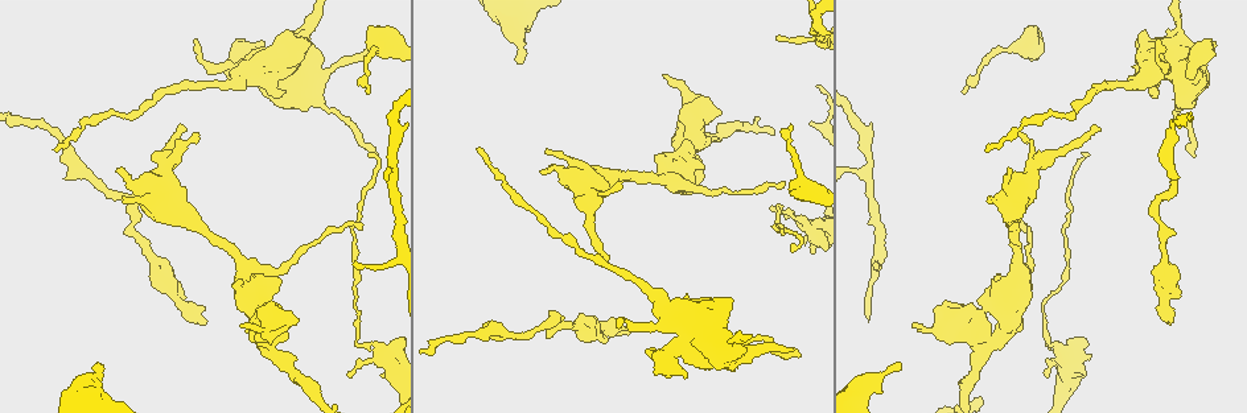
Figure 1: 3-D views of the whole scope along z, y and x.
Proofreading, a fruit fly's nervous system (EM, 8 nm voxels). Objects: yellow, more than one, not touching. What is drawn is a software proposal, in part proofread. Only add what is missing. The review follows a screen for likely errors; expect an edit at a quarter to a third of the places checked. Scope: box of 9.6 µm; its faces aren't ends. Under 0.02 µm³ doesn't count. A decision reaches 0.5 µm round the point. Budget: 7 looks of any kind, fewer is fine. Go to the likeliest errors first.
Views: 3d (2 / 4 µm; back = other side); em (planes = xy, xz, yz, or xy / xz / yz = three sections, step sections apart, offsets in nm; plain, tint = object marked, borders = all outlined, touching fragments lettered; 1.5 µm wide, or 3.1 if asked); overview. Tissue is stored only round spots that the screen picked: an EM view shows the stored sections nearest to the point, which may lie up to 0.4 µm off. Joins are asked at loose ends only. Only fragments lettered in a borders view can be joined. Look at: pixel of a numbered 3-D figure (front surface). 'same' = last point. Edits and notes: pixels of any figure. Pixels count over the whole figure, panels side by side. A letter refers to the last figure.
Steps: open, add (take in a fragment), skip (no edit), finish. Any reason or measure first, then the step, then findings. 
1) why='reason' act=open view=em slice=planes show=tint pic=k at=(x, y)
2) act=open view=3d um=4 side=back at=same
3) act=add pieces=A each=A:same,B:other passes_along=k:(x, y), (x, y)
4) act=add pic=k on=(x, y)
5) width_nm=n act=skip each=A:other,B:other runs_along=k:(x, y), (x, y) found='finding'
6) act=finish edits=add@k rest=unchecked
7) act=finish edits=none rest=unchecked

why='an open end' act=open view=em slice=xy step=4 show=plain pic=1 at=(663, 75)

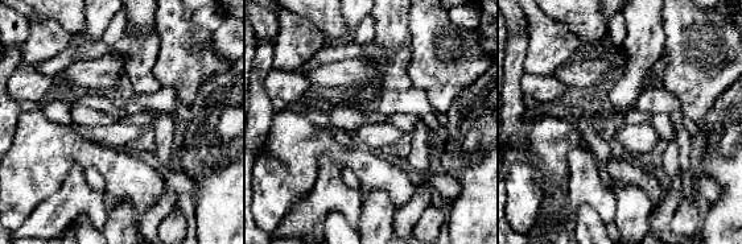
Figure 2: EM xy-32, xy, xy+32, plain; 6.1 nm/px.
act=open view=em slice=xy step=4 show=tint at=same

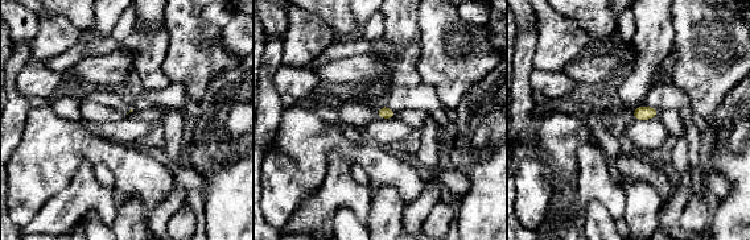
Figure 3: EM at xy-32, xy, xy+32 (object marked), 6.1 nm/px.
why='see the neighbours' act=open view=em slice=xy step=4 show=borders at=same

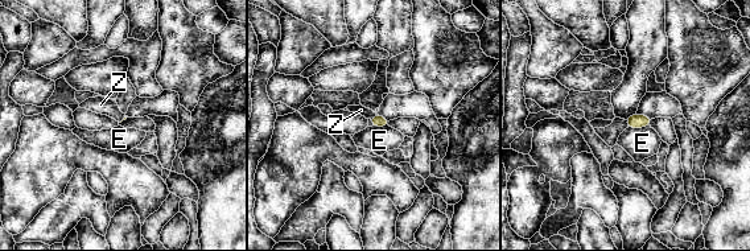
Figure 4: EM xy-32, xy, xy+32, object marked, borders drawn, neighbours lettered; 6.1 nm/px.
longest_contact=E:140nm act=skip each=E:other,Z:other found='none of them fits'

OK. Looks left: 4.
why='branch stops here' act=open view=3d um=2 pic=1 at=(376, 152)

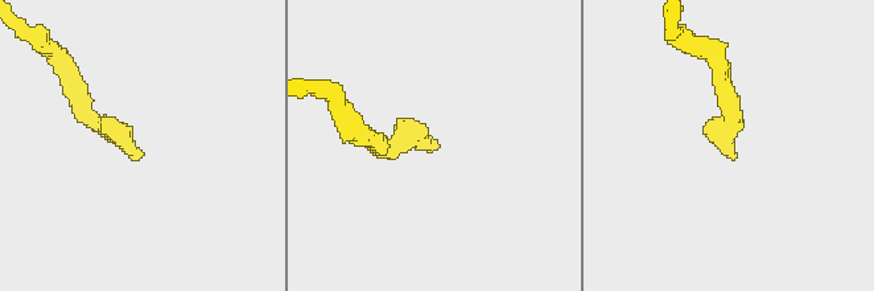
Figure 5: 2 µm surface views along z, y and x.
act=open view=em slice=planes show=plain pic=5 at=(731, 159)

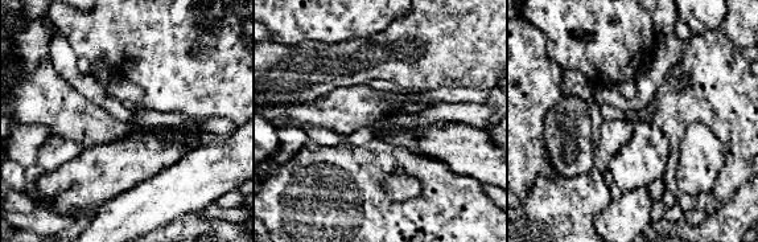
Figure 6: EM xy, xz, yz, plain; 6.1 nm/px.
why='see the neighbours' act=open view=em slice=planes show=borders at=same

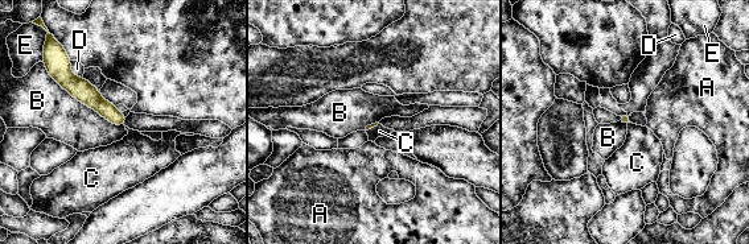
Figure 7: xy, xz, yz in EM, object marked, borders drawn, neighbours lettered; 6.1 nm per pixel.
act=skip each=A:other,B:other,C:other,D:other,E:other border=7:(632, 123), (628, 127) found='none of them fits'

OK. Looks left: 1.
act=finish edits=none rest=unchecked

